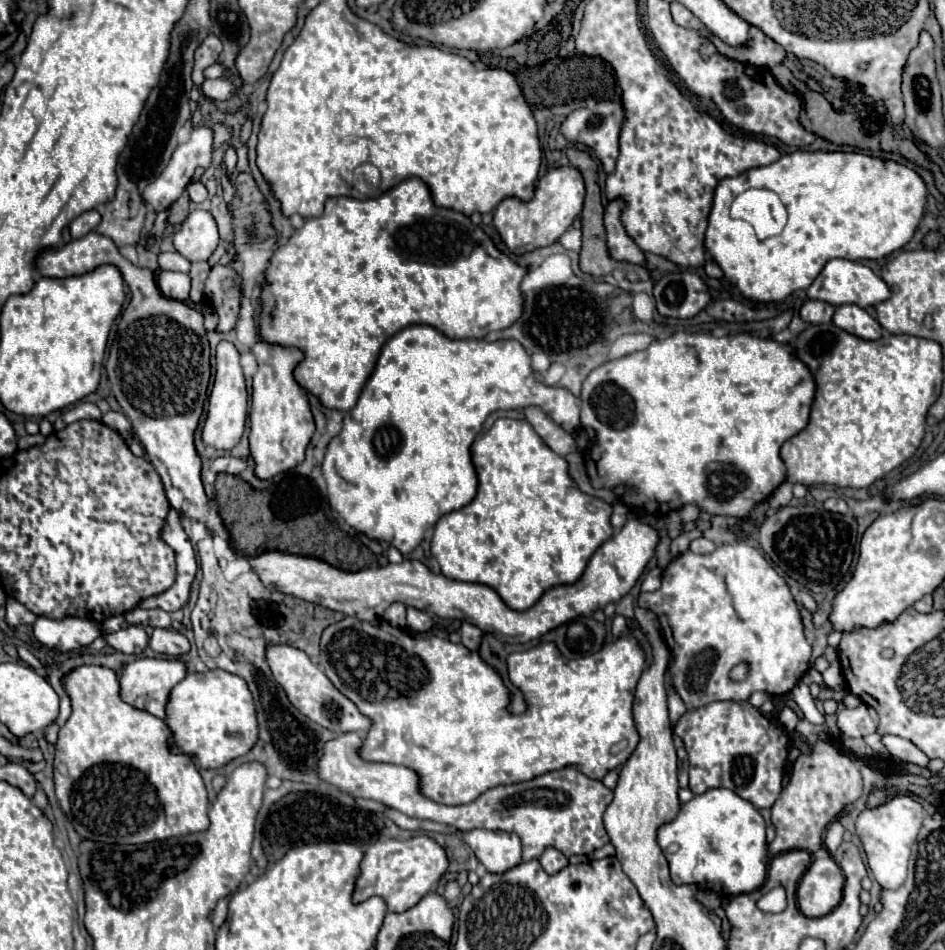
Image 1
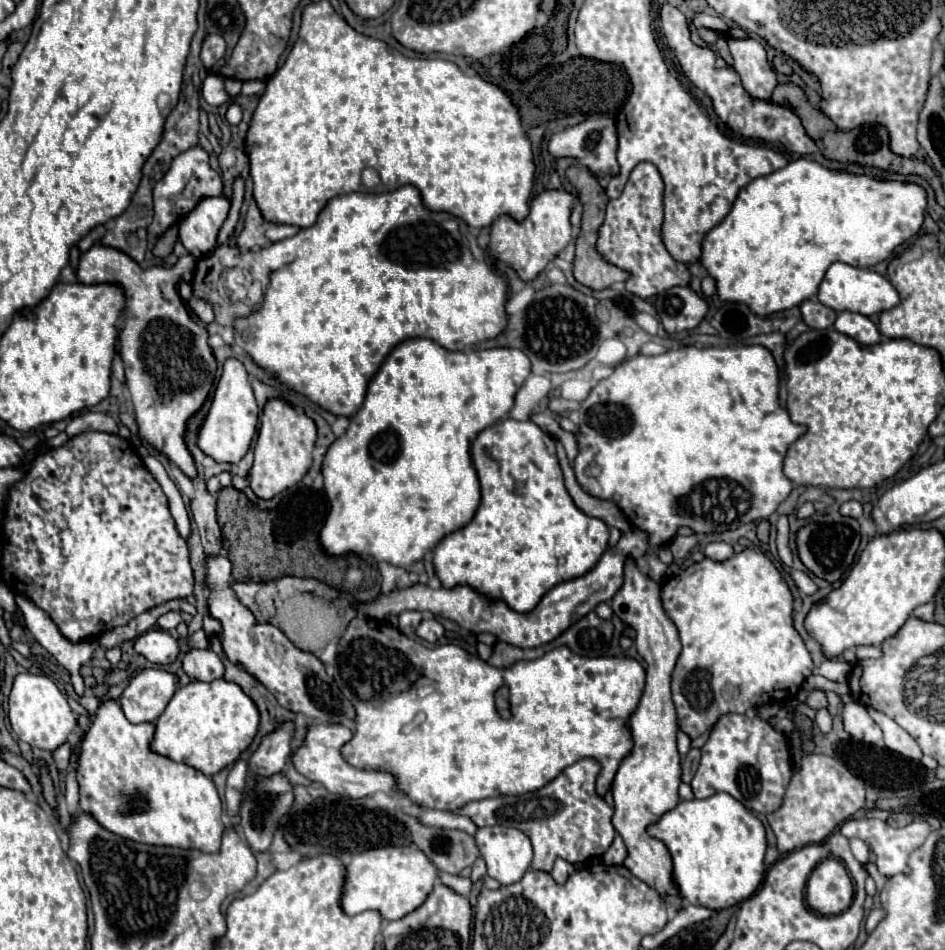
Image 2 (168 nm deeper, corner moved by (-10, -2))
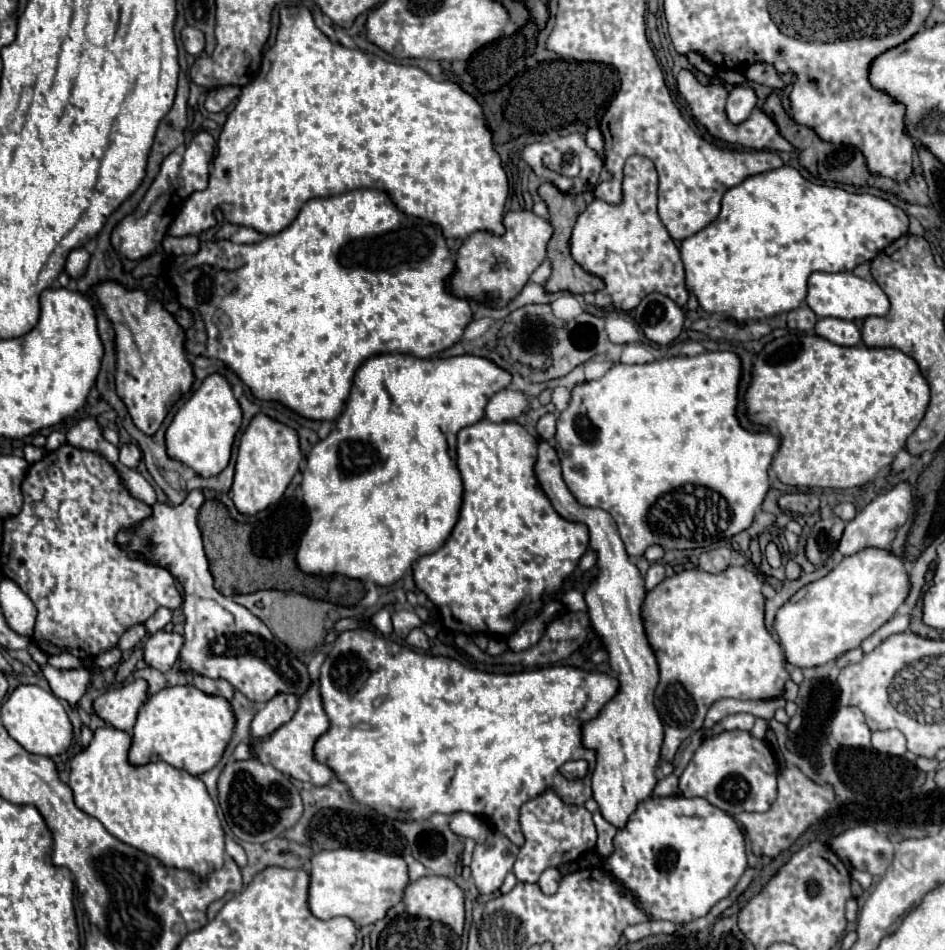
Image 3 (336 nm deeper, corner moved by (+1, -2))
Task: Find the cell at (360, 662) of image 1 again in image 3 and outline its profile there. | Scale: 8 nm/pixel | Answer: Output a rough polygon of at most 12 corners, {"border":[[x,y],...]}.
{"border":[[365,629],[313,755],[375,811],[591,799],[611,675],[469,669]]}

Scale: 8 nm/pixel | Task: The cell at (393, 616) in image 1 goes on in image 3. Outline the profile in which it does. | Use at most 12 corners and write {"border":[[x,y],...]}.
{"border":[[409,607],[393,611],[395,635],[405,639],[423,625]]}

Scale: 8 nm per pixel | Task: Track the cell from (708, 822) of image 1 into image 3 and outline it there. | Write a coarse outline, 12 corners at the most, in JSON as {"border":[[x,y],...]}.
{"border":[[649,797],[603,869],[651,921],[689,923],[747,869],[745,837],[693,797]]}

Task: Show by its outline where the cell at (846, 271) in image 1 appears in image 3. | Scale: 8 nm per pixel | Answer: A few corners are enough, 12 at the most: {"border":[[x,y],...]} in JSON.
{"border":[[849,271],[813,273],[807,305],[817,317],[889,313],[875,281]]}

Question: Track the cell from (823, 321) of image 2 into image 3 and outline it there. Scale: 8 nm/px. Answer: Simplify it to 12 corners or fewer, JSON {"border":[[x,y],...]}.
{"border":[[803,303],[787,315],[789,329],[811,331],[817,315]]}

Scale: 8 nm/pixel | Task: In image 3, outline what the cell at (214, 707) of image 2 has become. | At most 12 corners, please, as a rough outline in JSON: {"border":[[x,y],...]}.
{"border":[[193,685],[151,695],[129,763],[197,777],[219,763],[235,715]]}

